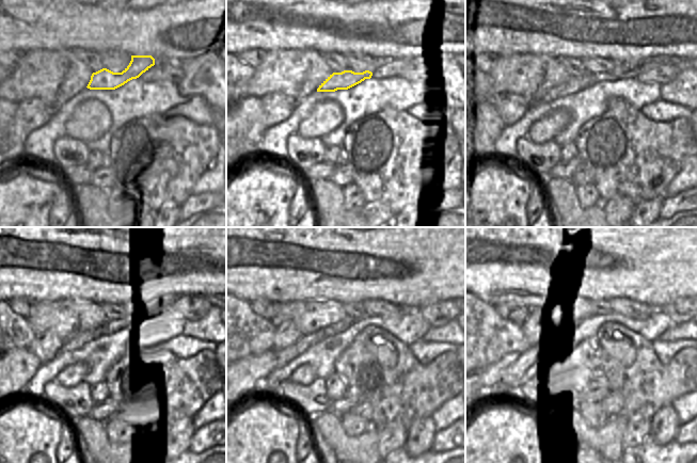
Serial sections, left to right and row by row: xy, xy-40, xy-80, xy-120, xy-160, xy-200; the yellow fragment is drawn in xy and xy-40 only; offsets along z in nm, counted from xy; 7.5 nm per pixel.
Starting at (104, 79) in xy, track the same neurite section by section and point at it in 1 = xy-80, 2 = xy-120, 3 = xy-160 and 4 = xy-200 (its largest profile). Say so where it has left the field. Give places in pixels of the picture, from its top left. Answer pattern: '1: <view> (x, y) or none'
1: xy-80 (574, 84)
2: xy-120 (80, 339)
3: xy-160 (283, 357)
4: xy-200 (511, 379)

